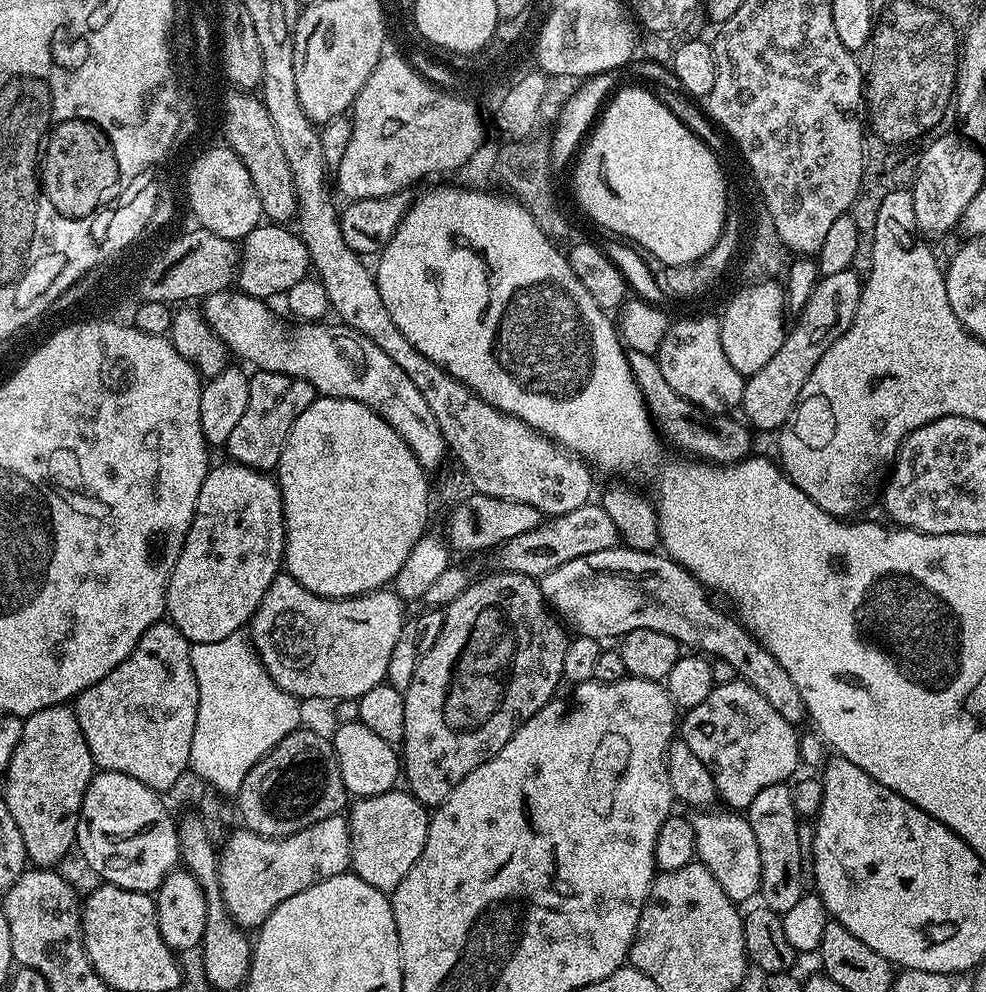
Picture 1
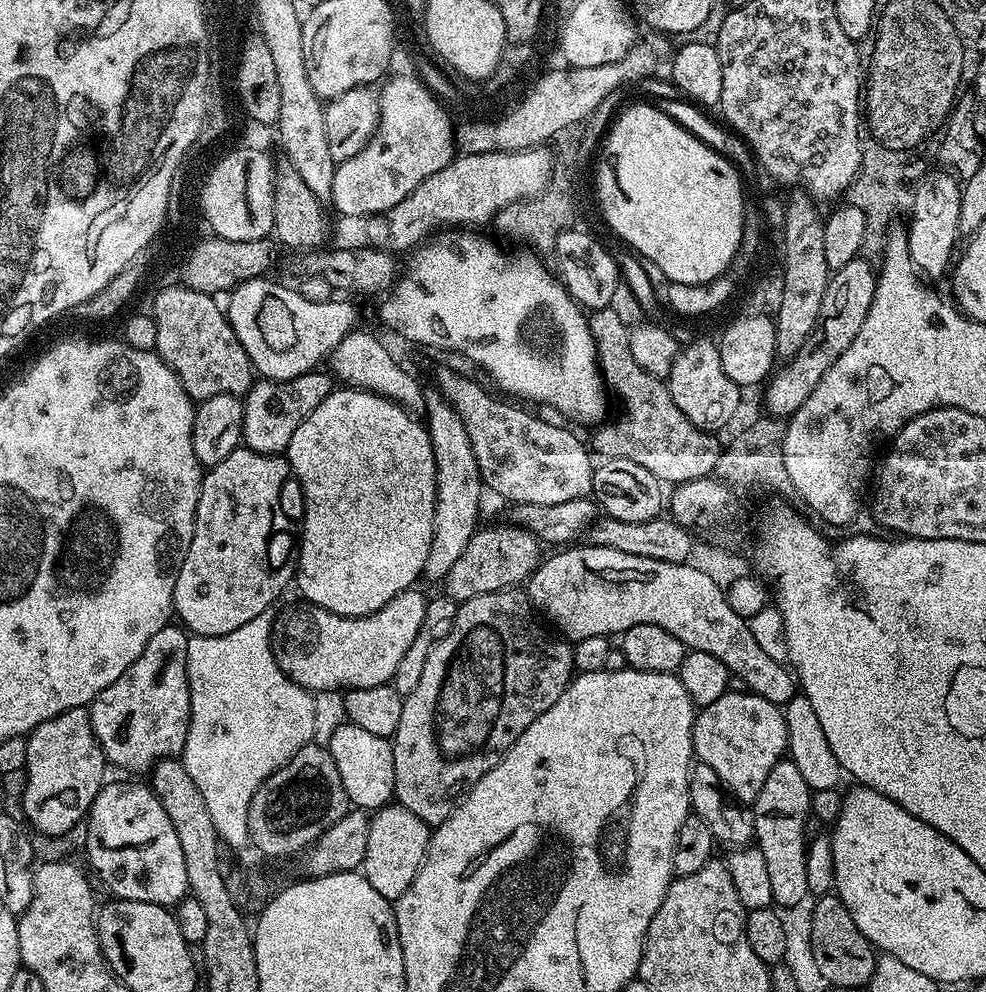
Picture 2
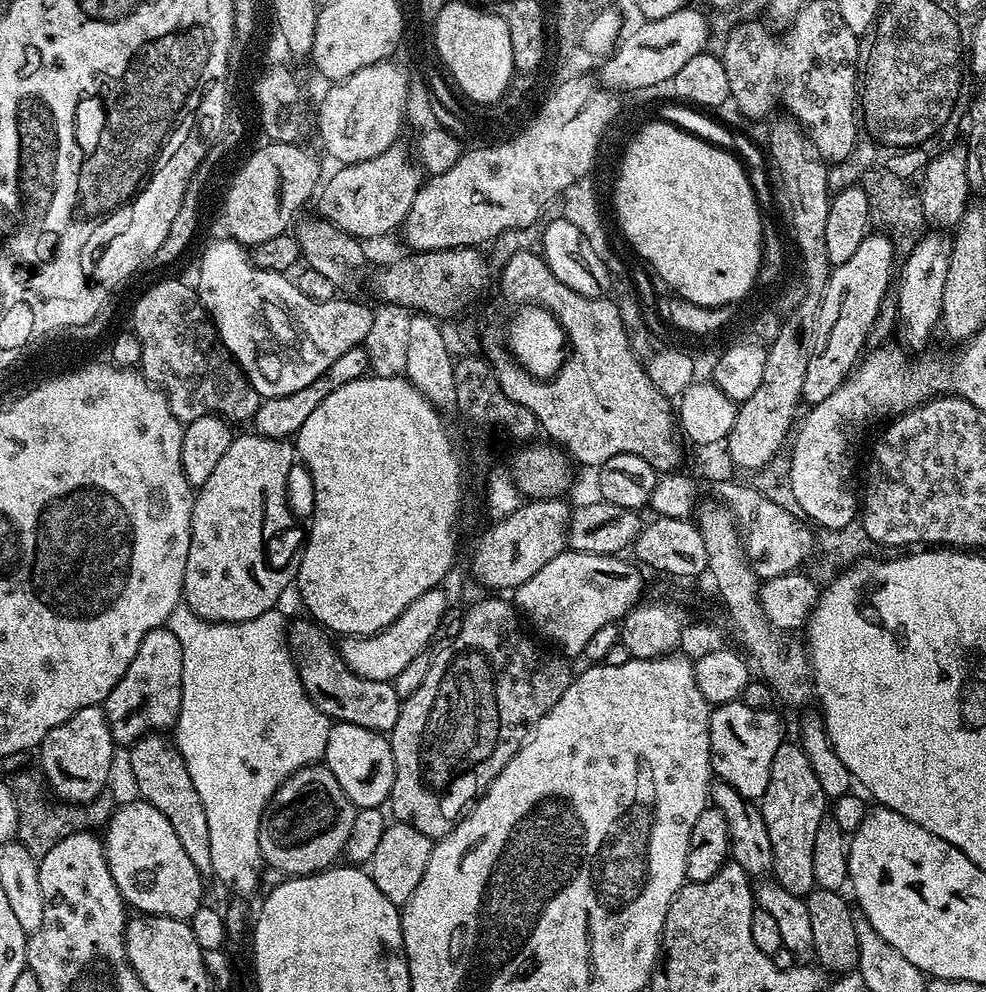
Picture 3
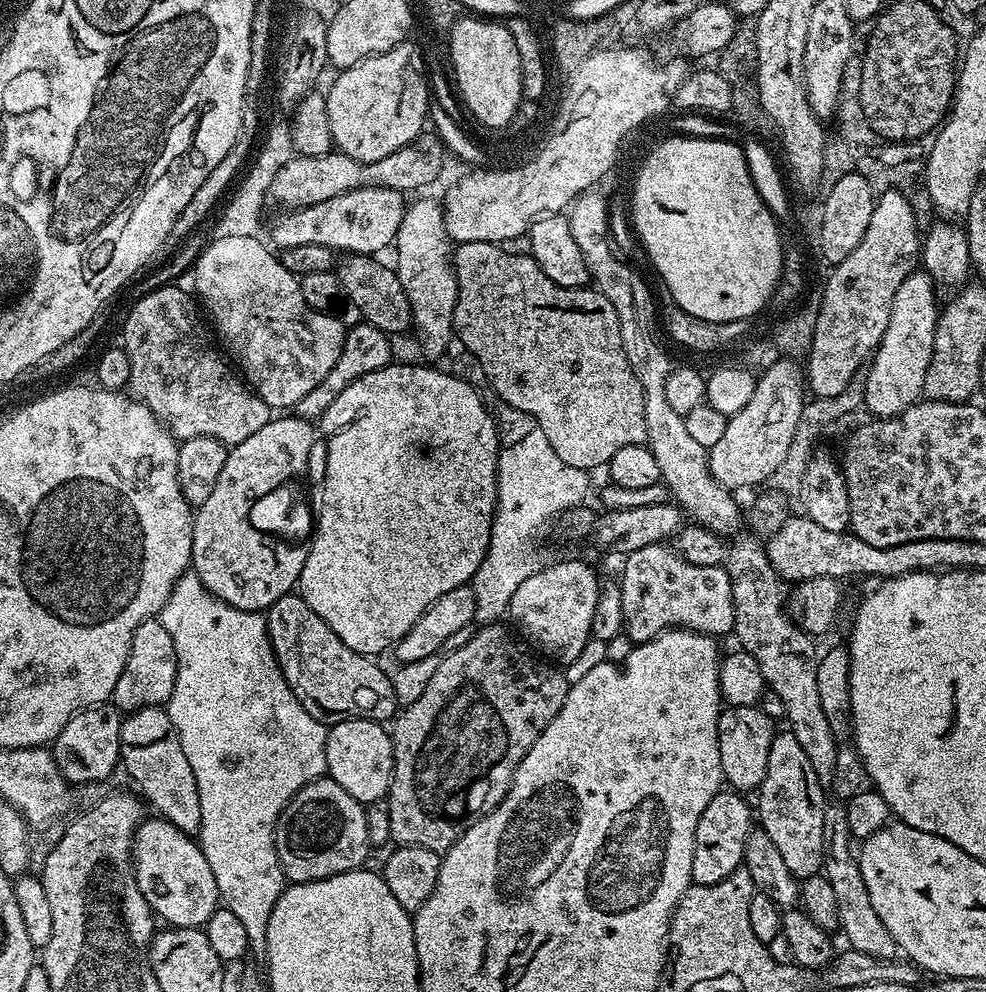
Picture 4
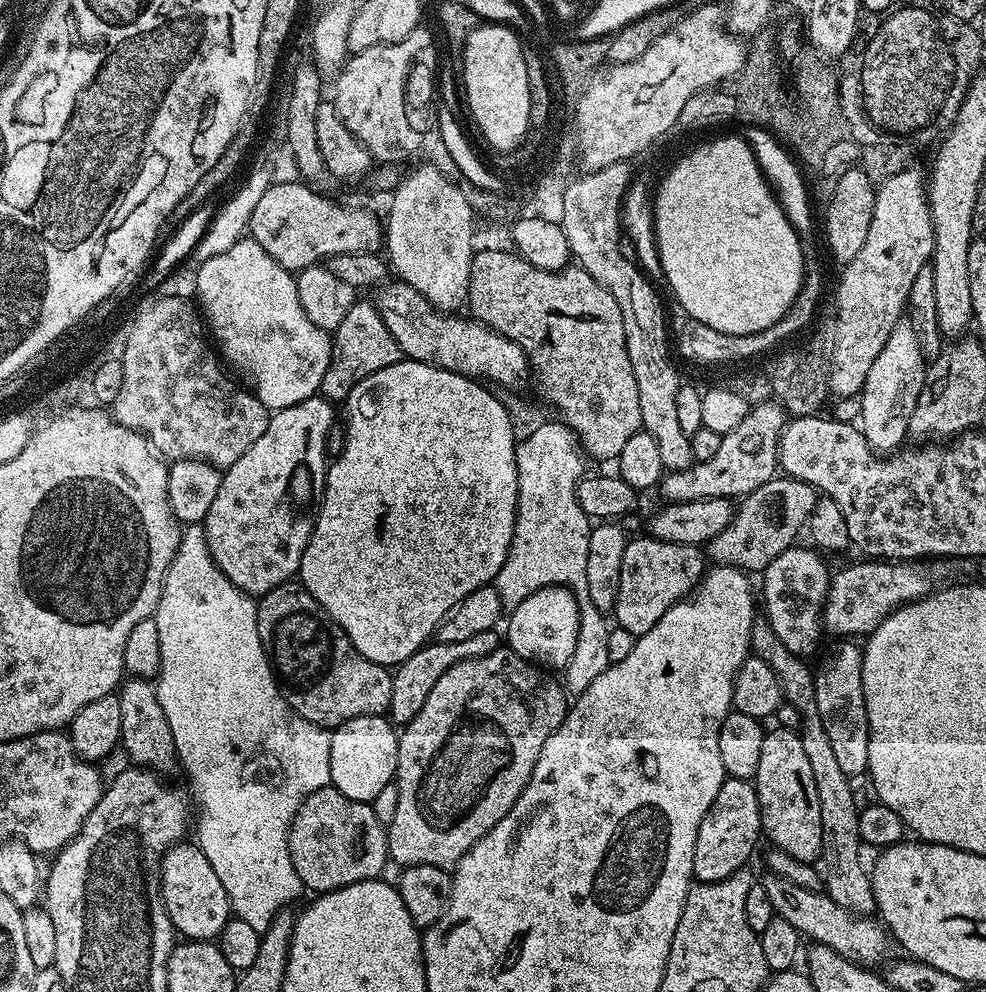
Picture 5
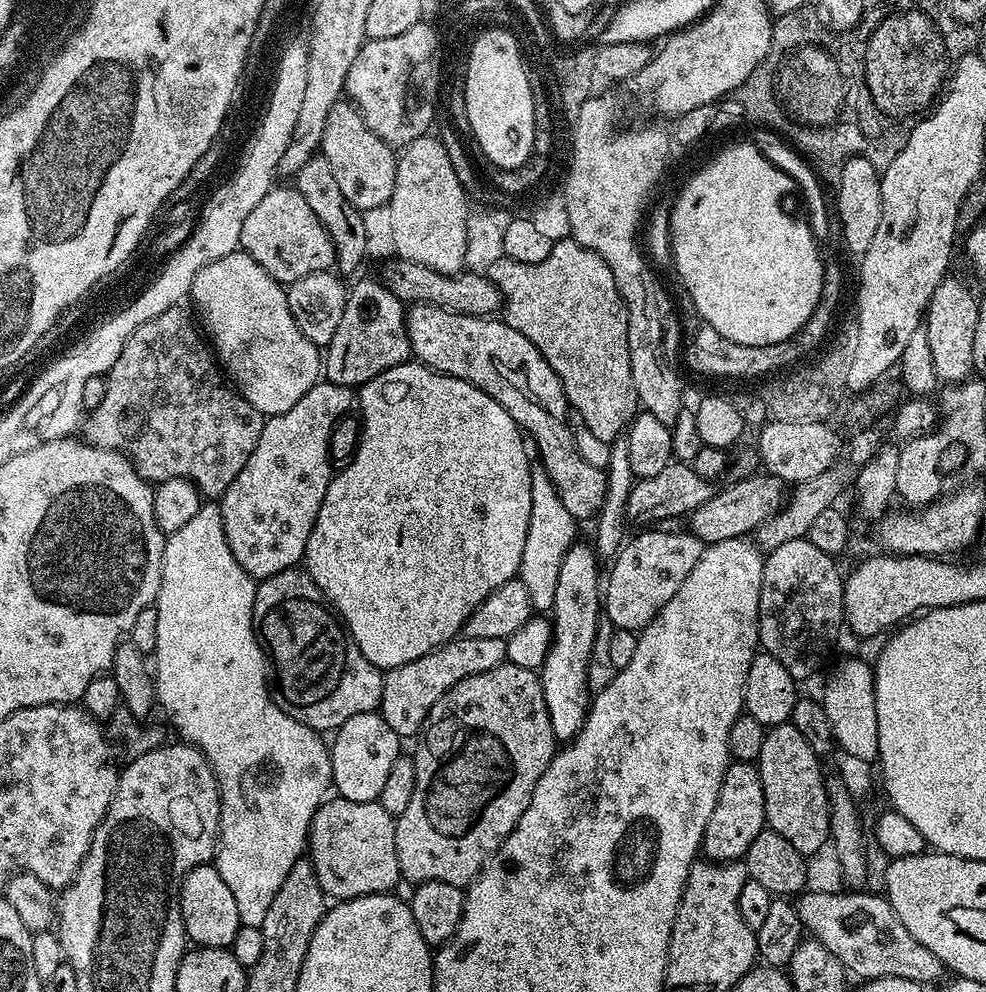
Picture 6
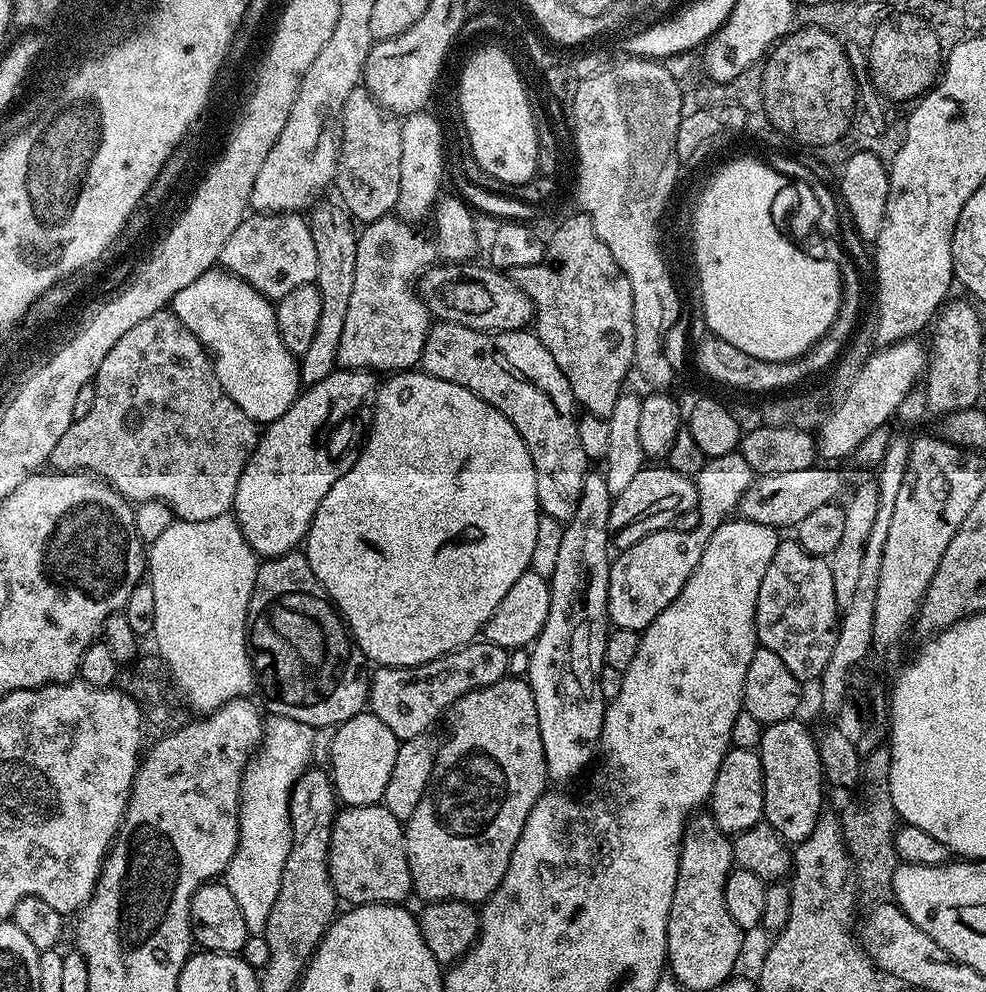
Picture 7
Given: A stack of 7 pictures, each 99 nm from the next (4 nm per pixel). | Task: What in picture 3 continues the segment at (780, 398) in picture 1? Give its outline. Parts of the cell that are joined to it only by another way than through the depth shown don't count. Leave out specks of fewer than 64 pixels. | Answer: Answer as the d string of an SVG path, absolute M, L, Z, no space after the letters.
M870 234L858 246L858 250L846 262L835 265L832 273L836 276L836 288L848 288L848 296L844 296L844 316L840 316L840 324L836 324L836 332L832 332L832 340L822 340L821 352L811 357L806 366L806 380L802 382L801 397L805 405L811 406L822 402L822 398L830 398L838 386L848 379L862 353L864 343L880 316L880 307L884 304L884 295L888 292L888 279L893 279L894 264L897 259L896 249L887 235Z

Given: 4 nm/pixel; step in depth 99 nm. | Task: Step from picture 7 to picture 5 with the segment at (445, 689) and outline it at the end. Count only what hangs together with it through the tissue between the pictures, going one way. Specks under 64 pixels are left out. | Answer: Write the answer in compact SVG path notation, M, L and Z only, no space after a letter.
M482 630L482 634L473 634L462 642L429 642L414 654L410 654L410 658L395 665L390 686L390 706L387 710L393 725L403 726L412 721L414 714L422 710L422 705L426 703L430 690L434 690L438 678L442 678L442 674L446 674L450 666L470 658L482 658L482 654L490 654L495 648L501 647L502 636L498 633L496 630Z

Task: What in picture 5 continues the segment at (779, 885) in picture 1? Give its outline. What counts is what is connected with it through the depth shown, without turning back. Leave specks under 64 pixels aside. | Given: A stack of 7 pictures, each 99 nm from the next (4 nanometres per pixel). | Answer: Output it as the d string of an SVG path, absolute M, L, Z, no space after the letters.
M779 726L765 731L762 755L758 758L758 770L754 777L760 826L765 837L773 840L777 849L785 851L802 863L812 864L821 859L824 851L822 838L822 810L818 810L818 790L814 786L814 774L810 770L810 758L802 746L800 732Z

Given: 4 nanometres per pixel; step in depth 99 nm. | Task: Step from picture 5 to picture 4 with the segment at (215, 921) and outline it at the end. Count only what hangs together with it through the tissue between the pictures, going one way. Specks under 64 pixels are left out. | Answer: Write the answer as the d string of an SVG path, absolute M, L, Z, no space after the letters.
M148 818L137 828L132 840L132 868L136 871L138 890L142 890L153 913L161 921L164 919L165 925L203 929L221 903L218 882L214 882L210 862L206 862L199 843L168 820Z

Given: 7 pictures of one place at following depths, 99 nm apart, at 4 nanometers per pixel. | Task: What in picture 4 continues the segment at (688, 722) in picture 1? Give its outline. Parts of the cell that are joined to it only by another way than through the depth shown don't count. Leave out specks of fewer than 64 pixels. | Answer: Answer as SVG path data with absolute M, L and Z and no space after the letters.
M738 706L737 708L725 707L718 718L718 754L722 754L722 774L724 784L729 789L741 794L759 789L766 778L766 762L770 762L770 742L776 736L777 725L758 706Z

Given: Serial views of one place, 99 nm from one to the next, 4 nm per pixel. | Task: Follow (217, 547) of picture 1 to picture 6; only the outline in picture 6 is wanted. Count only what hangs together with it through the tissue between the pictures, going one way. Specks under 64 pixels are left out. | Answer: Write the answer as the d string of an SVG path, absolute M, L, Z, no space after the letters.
M317 382L288 412L269 416L258 434L254 454L238 470L238 478L219 497L222 526L230 554L259 582L303 561L306 542L314 530L322 498L326 498L334 467L328 461L332 427L354 408L353 389Z

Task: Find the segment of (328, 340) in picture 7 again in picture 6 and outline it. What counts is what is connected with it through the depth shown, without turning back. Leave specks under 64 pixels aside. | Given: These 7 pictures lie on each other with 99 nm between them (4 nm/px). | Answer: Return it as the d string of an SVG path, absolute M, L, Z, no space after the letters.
M322 154L313 156L310 162L306 162L302 169L296 172L294 186L306 198L310 210L314 211L323 228L330 234L332 244L335 246L337 269L343 275L354 273L368 250L368 228L365 222L367 219L343 197L342 190L331 173L330 164Z

